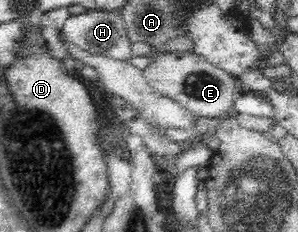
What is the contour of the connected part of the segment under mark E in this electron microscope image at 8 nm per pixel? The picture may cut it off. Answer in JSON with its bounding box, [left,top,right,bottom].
[143,51,240,118]

